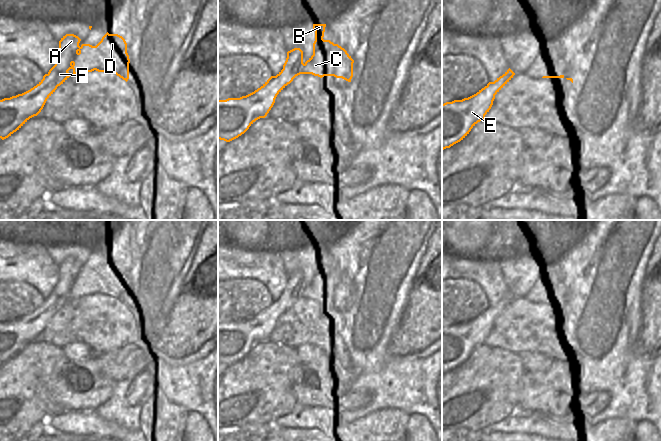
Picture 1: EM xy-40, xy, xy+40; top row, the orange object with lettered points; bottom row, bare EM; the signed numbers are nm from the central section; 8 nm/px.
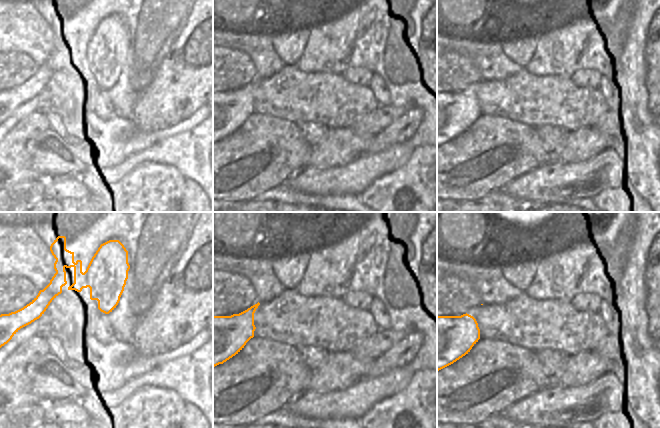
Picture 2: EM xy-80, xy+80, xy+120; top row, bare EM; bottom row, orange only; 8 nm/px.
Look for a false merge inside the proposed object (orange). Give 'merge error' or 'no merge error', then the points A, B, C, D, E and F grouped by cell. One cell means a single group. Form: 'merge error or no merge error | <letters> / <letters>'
merge error | A E F / B C D

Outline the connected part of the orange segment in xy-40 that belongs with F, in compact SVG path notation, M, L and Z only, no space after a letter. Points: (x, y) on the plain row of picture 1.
M74 258L63 260L59 265L59 281L55 289L43 300L43 303L36 310L22 318L0 324L0 362L2 364L19 354L30 342L37 340L57 311L71 300L68 295L74 292L72 287L78 281L80 265L81 263Z

